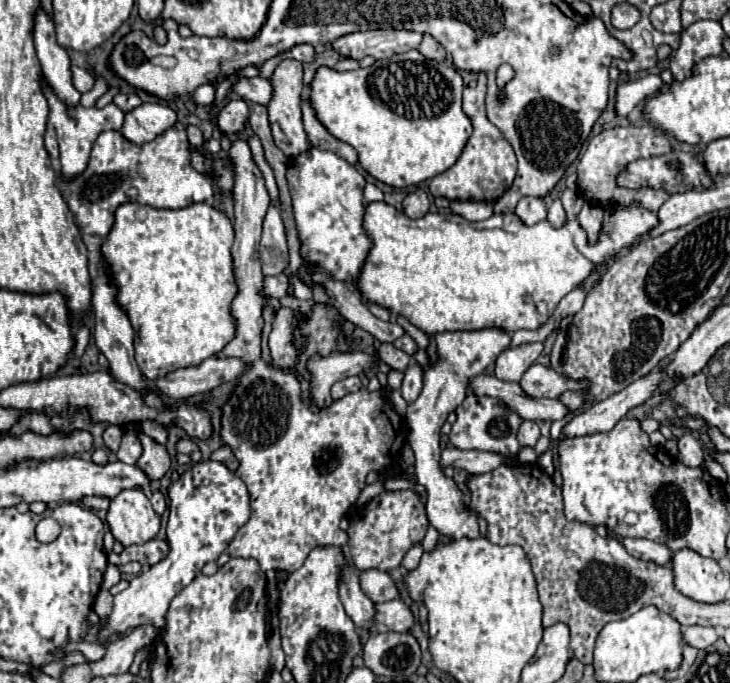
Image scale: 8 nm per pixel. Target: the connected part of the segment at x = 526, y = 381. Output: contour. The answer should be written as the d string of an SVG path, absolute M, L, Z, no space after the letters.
M533 364L521 378L521 388L531 398L557 398L569 388L585 388L585 382L573 382L563 376L561 370L551 370Z

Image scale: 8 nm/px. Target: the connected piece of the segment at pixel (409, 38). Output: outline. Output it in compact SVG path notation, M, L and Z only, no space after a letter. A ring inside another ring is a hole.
M369 30L341 36L333 42L333 48L341 56L353 60L359 60L363 56L389 58L393 54L419 48L421 38L423 34L409 30Z

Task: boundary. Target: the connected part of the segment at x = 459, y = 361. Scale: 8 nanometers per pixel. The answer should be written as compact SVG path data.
M485 328L475 332L441 332L441 334L435 334L435 342L437 342L439 358L435 360L433 368L425 370L425 382L419 398L407 404L397 389L391 392L389 400L409 424L409 446L415 452L415 476L417 476L417 482L427 492L425 506L427 506L429 524L449 540L479 538L479 514L465 504L463 492L459 490L453 478L445 476L441 468L439 436L447 416L455 412L457 406L467 396L465 380L473 378L475 374L481 374L489 364L495 362L495 358L509 346L509 334L497 328Z

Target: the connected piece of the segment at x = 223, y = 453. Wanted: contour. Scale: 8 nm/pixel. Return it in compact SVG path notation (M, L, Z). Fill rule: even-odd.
M221 446L219 450L215 450L211 454L211 458L217 460L217 462L223 462L231 472L235 472L239 468L239 462L237 462L237 458L235 458L235 454L233 454L233 450L229 446Z

